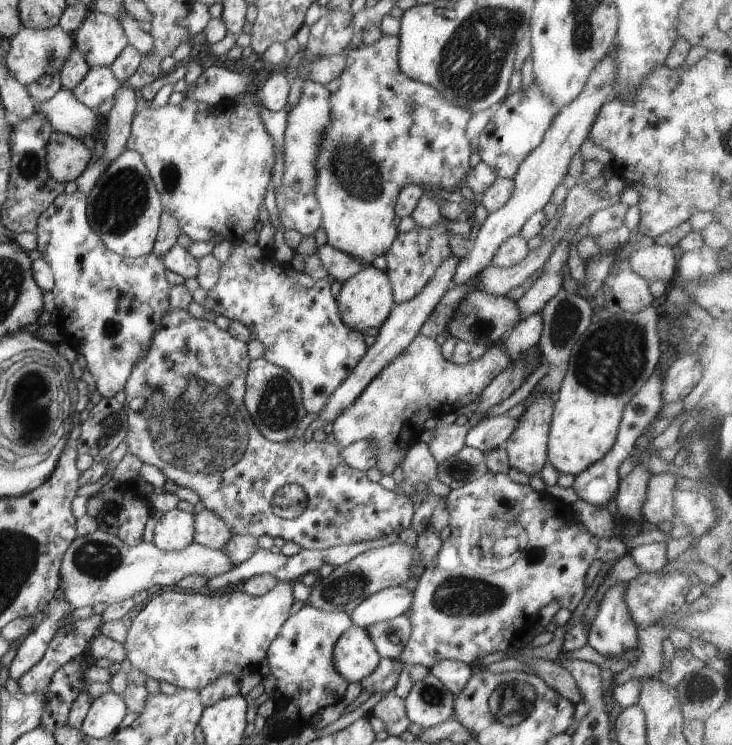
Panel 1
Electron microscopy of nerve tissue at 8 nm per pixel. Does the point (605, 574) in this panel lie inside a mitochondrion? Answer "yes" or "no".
no

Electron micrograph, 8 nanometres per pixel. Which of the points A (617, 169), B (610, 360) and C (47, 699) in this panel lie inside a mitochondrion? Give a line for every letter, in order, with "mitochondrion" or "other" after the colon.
A: other
B: mitochondrion
C: other

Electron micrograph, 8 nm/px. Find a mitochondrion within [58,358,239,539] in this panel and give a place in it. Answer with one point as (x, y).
(114, 425)

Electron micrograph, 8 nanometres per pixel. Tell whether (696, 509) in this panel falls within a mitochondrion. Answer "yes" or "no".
no

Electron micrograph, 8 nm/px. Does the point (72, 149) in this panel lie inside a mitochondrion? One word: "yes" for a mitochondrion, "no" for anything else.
no

